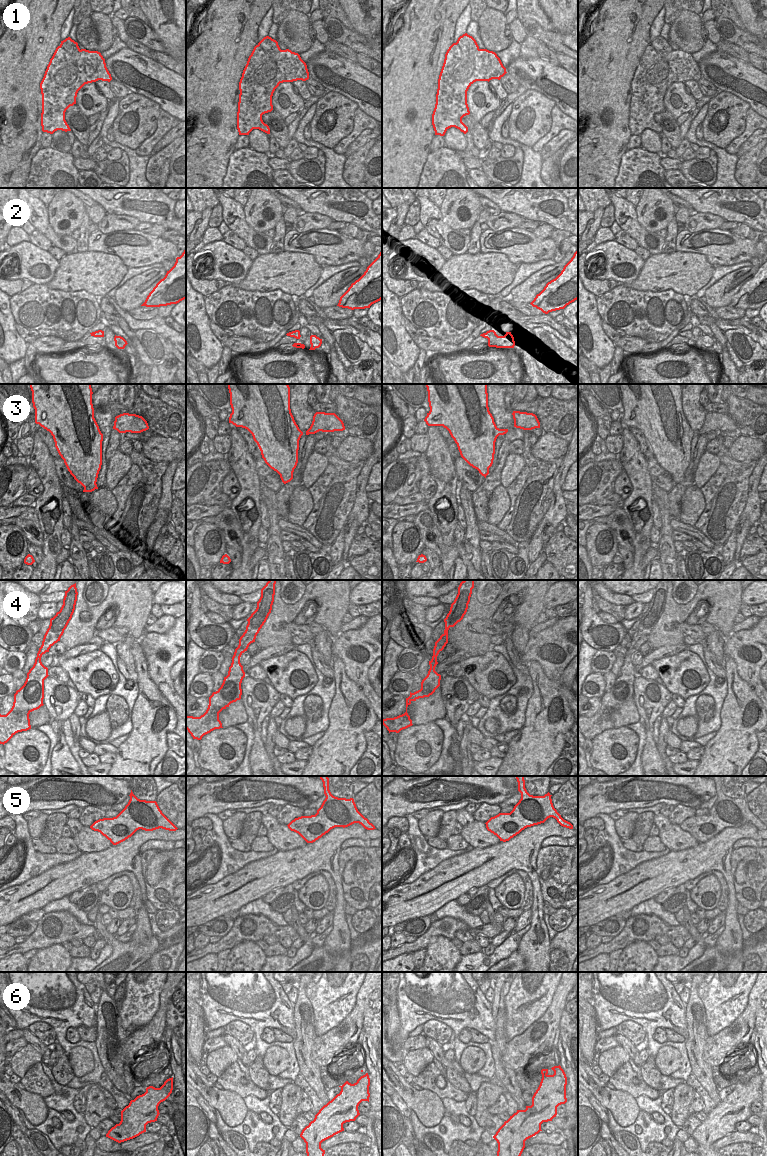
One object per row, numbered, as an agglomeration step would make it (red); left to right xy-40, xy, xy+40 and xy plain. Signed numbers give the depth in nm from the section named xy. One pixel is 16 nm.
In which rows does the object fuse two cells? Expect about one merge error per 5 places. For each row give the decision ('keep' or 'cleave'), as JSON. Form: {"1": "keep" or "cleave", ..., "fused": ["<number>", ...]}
{"1": "cleave", "2": "keep", "3": "keep", "4": "keep", "5": "keep", "6": "keep", "fused": ["1"]}

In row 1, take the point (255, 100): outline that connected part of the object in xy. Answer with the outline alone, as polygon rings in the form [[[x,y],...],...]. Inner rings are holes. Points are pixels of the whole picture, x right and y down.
[[[258,44],[248,58],[239,82],[239,102],[237,112],[237,129],[239,135],[249,135],[253,129],[270,134],[270,128],[262,120],[262,115],[273,110],[272,96],[275,89],[283,82],[309,79],[306,63],[298,53],[289,49],[281,50],[274,57],[277,74],[265,85],[255,81],[254,74],[260,66],[268,61],[268,55]]]

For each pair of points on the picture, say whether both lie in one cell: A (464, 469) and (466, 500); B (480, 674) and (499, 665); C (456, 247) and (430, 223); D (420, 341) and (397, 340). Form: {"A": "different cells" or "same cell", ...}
{"A": "different cells", "B": "same cell", "C": "same cell", "D": "different cells"}

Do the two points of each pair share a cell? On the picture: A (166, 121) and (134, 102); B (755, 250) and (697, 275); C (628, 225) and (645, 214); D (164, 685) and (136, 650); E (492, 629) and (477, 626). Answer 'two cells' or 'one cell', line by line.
A: two cells
B: two cells
C: two cells
D: two cells
E: one cell

